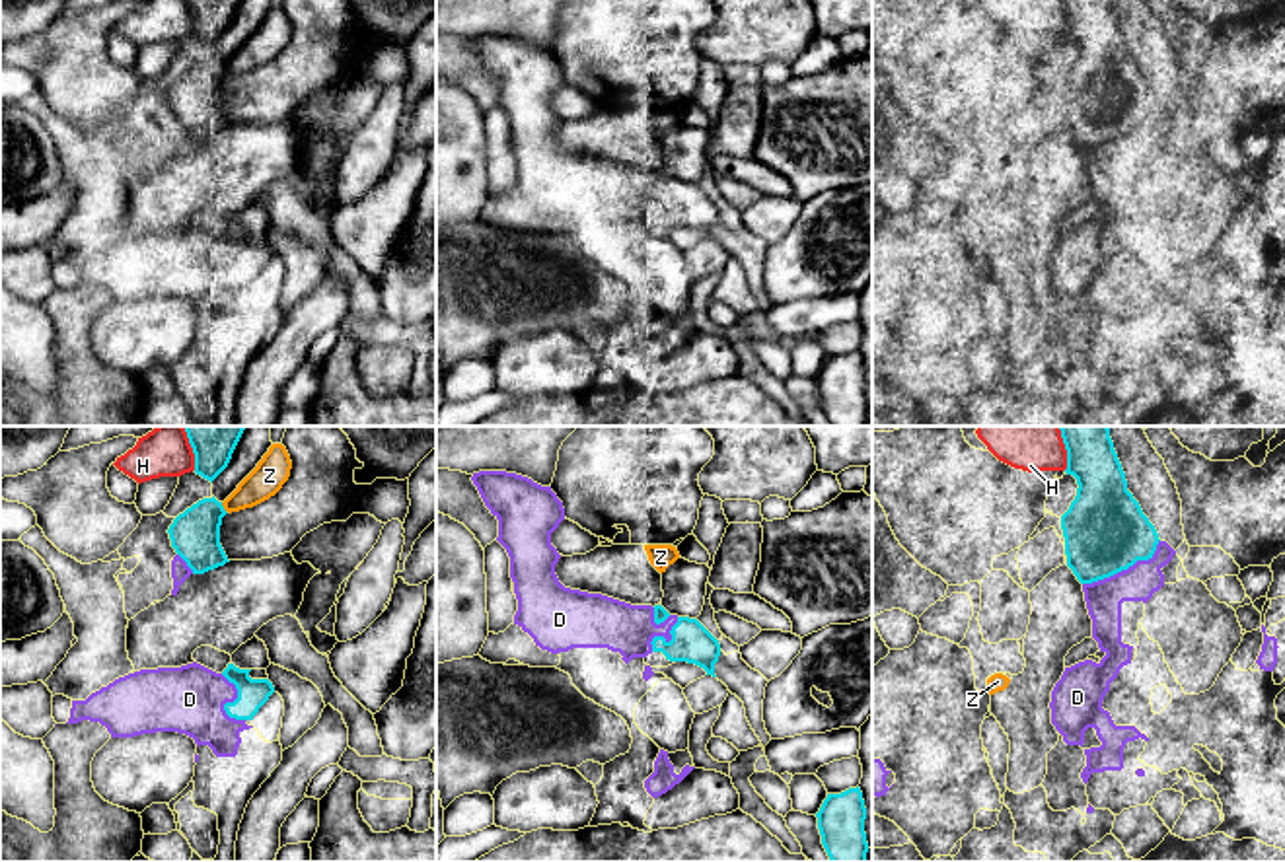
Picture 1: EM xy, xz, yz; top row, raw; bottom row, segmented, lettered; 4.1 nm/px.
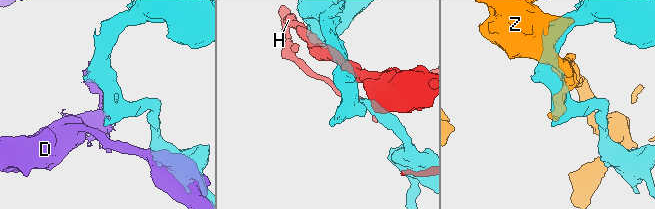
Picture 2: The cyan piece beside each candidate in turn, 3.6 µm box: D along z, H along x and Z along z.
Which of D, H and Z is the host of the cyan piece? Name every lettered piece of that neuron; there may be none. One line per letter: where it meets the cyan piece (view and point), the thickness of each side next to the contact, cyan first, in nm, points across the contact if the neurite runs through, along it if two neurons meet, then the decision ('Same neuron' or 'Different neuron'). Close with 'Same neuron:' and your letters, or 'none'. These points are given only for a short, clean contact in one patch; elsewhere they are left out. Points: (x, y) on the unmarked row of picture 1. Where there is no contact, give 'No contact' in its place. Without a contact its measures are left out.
D: Touches cyan at yz (1124, 133). Thickness 340 nm (cyan) against 150 nm. Same neuron
H: Touches cyan at xy (193, 16). Thickness 150 nm (cyan) against 180 nm. Different neuron
Z: Touches cyan at xy (222, 72). Thickness 200 nm (cyan) against 140 nm. Different neuron
Same neuron: D

